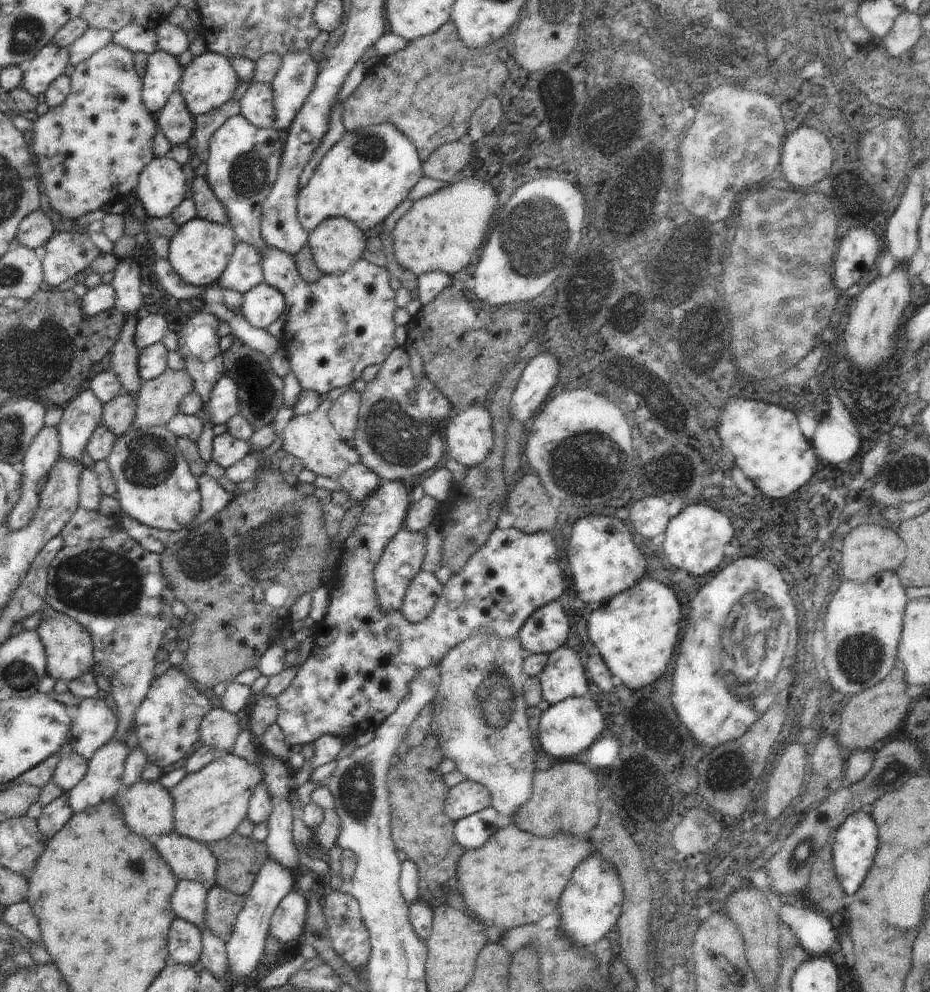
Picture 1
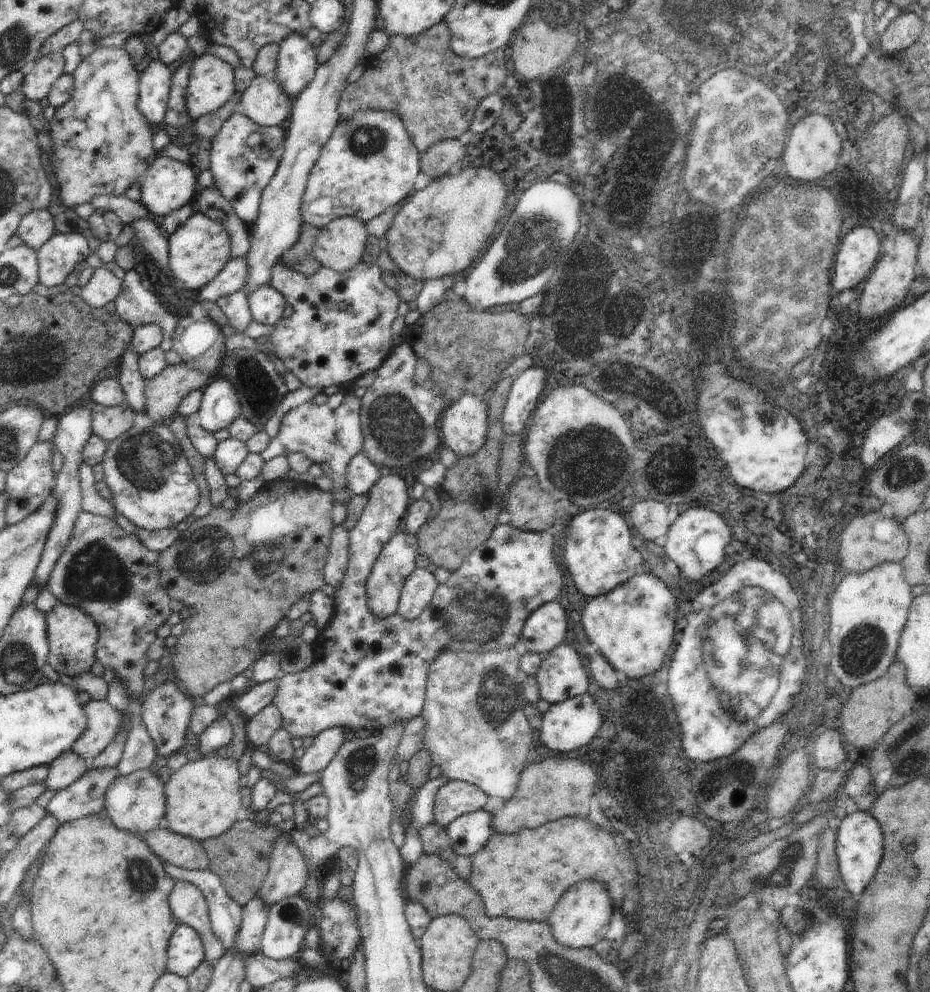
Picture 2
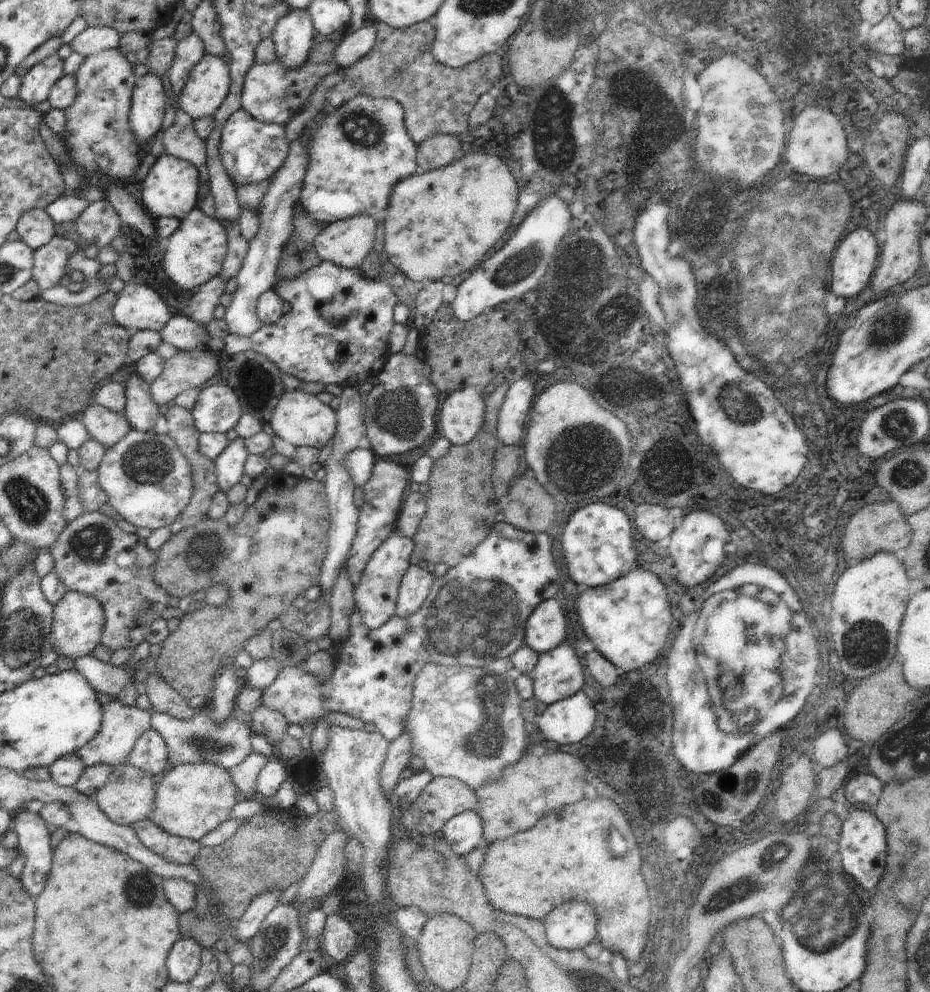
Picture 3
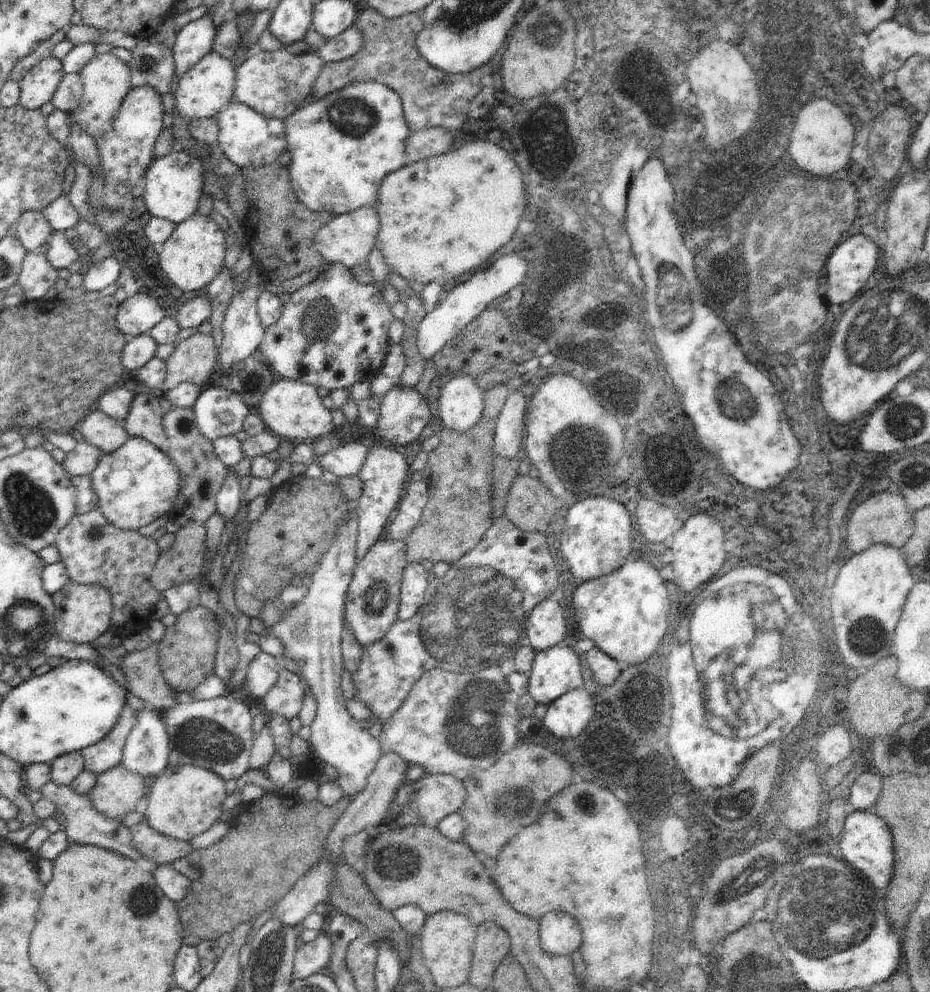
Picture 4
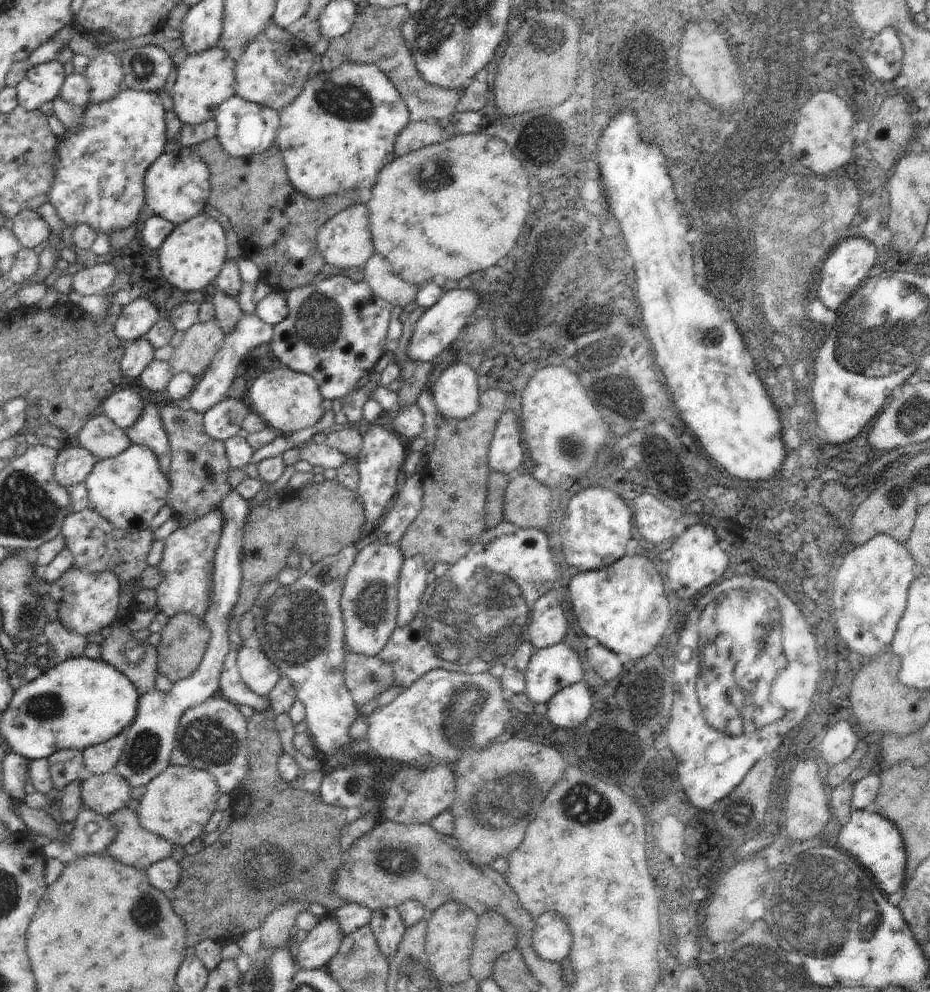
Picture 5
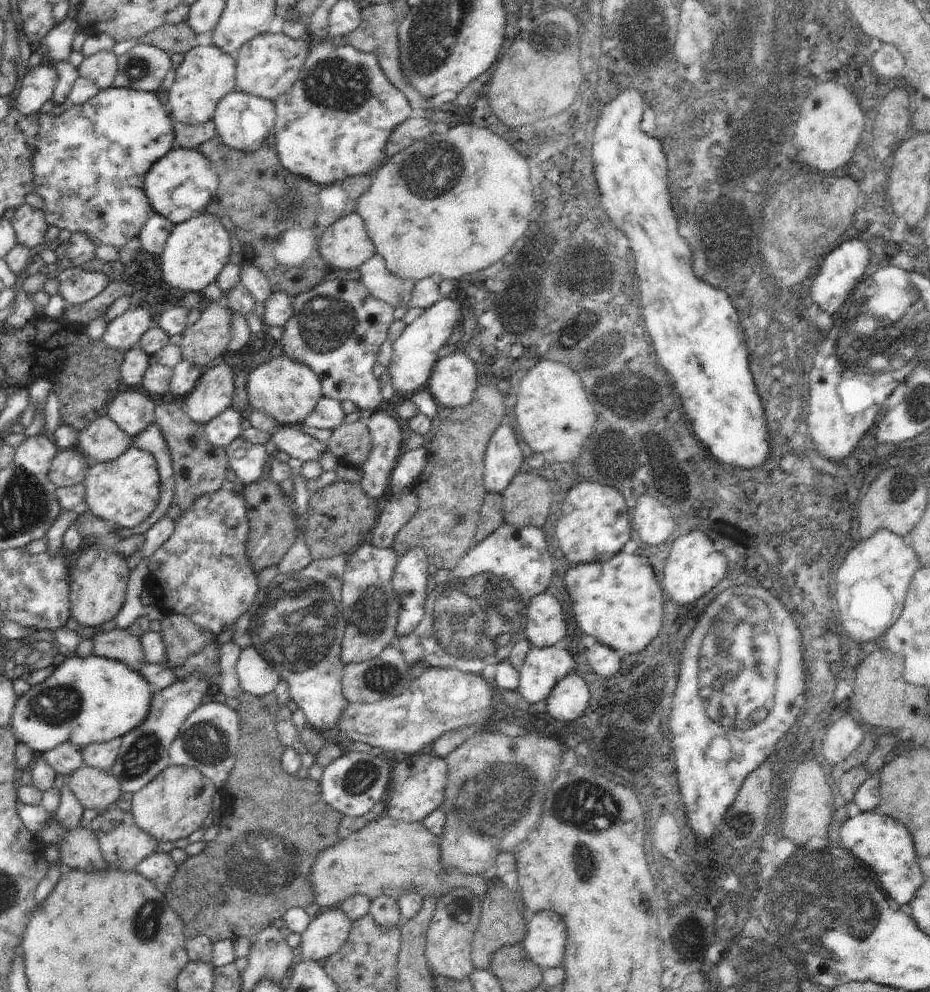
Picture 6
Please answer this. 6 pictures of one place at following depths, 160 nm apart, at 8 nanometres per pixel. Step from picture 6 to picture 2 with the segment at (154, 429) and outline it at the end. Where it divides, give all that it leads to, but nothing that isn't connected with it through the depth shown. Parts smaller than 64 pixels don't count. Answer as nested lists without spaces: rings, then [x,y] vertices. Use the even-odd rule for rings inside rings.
[[[129,346],[120,356],[120,374],[117,378],[122,385],[125,399],[129,407],[135,411],[143,411],[145,405],[146,379],[139,369],[139,354]]]

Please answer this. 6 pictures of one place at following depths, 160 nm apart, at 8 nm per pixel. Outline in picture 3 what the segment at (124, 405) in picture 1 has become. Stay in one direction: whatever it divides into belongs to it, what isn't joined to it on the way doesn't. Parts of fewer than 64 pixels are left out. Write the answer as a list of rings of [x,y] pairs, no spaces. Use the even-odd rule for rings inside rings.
[[[98,403],[89,406],[80,416],[82,416],[82,420],[88,429],[89,438],[97,440],[107,449],[114,446],[117,442],[120,442],[132,429],[123,411],[116,412]]]

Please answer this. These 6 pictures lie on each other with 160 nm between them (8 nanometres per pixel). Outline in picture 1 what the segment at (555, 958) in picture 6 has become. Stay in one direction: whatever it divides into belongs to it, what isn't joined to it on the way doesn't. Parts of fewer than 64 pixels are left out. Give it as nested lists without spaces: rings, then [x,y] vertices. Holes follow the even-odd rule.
[[[598,852],[588,855],[575,869],[572,878],[566,884],[559,900],[560,927],[565,928],[565,933],[579,946],[592,948],[600,939],[604,938],[614,925],[617,924],[621,910],[623,909],[622,882],[618,871],[612,863],[609,863]]]

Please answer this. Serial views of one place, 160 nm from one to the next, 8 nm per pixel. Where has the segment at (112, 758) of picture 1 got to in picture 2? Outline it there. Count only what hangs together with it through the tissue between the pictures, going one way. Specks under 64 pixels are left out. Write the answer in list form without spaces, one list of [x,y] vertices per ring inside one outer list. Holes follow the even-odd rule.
[[[108,767],[105,769],[88,768],[88,770],[73,785],[56,791],[56,794],[47,804],[47,812],[53,814],[61,824],[103,812],[105,808],[106,791],[119,775],[117,767]]]

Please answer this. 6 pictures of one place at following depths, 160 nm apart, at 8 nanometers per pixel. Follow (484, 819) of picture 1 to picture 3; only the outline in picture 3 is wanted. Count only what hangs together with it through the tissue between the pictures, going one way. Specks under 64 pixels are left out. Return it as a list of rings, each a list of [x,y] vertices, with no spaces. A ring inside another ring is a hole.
[[[475,810],[457,814],[444,824],[441,831],[456,854],[467,855],[483,846],[482,820]]]

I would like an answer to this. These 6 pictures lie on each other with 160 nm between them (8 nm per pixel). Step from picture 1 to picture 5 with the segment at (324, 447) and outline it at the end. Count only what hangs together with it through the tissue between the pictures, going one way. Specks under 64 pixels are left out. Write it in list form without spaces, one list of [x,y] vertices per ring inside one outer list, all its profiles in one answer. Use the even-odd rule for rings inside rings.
[[[276,365],[274,370],[258,377],[253,382],[246,398],[246,402],[251,411],[258,413],[258,416],[260,416],[268,426],[281,430],[284,436],[287,436],[294,432],[298,432],[298,430],[304,430],[304,428],[312,428],[314,424],[320,422],[320,419],[325,413],[325,410],[321,407],[323,399],[320,387],[310,375]]]

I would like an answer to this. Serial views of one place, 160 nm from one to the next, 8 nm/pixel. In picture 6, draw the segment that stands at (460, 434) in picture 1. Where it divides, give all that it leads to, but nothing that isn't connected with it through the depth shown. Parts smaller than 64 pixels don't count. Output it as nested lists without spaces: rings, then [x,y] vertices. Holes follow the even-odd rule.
[[[457,350],[439,359],[434,365],[425,389],[442,413],[468,406],[473,399],[477,381],[477,365],[466,352]]]

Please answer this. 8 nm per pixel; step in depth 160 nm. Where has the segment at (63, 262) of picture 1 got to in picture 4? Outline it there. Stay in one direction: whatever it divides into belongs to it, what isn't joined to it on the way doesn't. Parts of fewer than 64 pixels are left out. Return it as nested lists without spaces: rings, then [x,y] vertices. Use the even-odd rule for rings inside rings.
[[[44,248],[27,251],[16,284],[24,288],[26,300],[31,301],[42,298],[48,289],[54,287],[58,278],[58,271],[46,259]]]

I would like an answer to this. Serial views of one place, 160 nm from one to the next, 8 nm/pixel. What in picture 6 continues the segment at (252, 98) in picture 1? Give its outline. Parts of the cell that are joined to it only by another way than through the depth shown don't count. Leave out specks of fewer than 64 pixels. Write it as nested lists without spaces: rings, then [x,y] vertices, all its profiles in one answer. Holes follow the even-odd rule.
[[[264,33],[255,36],[240,48],[236,57],[235,90],[269,101],[276,101],[286,94],[298,78],[308,58],[310,41],[307,38],[292,39],[284,33]]]

